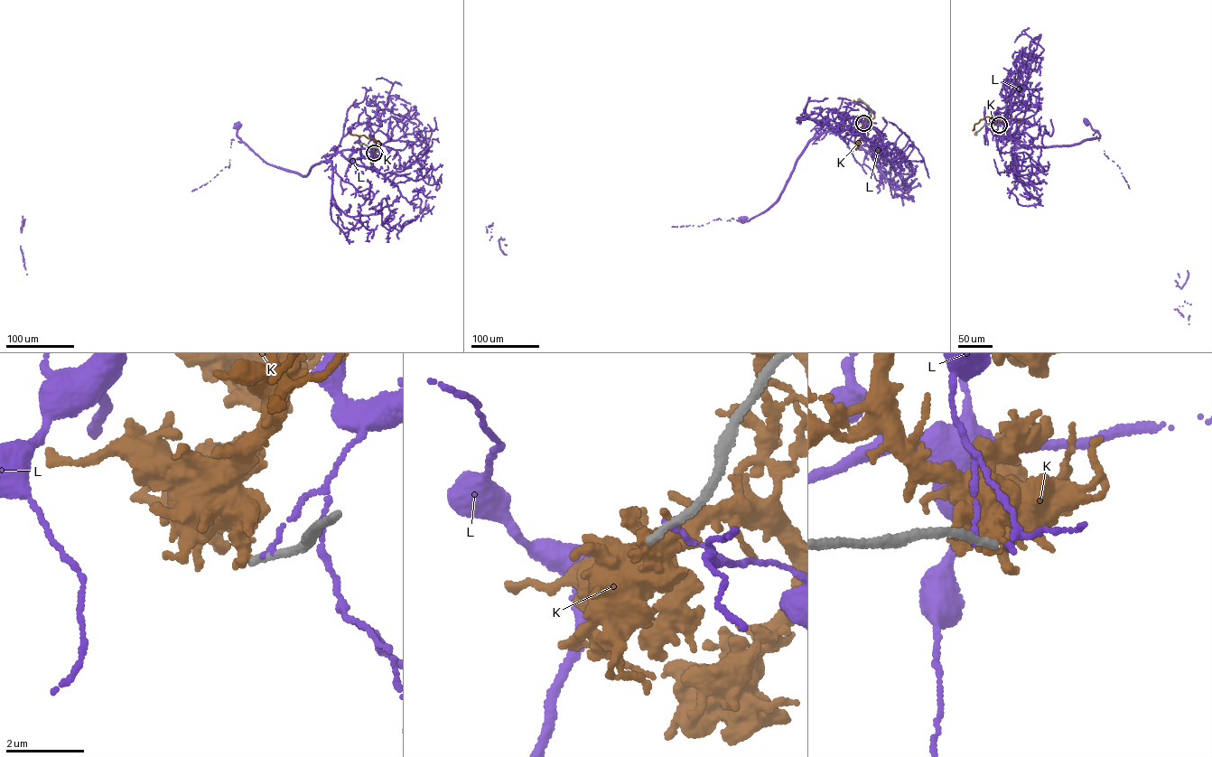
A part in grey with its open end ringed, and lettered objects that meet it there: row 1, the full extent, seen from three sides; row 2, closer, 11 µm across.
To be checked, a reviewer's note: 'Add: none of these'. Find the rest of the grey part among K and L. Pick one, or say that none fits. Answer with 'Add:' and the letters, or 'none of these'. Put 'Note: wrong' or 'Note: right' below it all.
Add: none of these
Note: right

